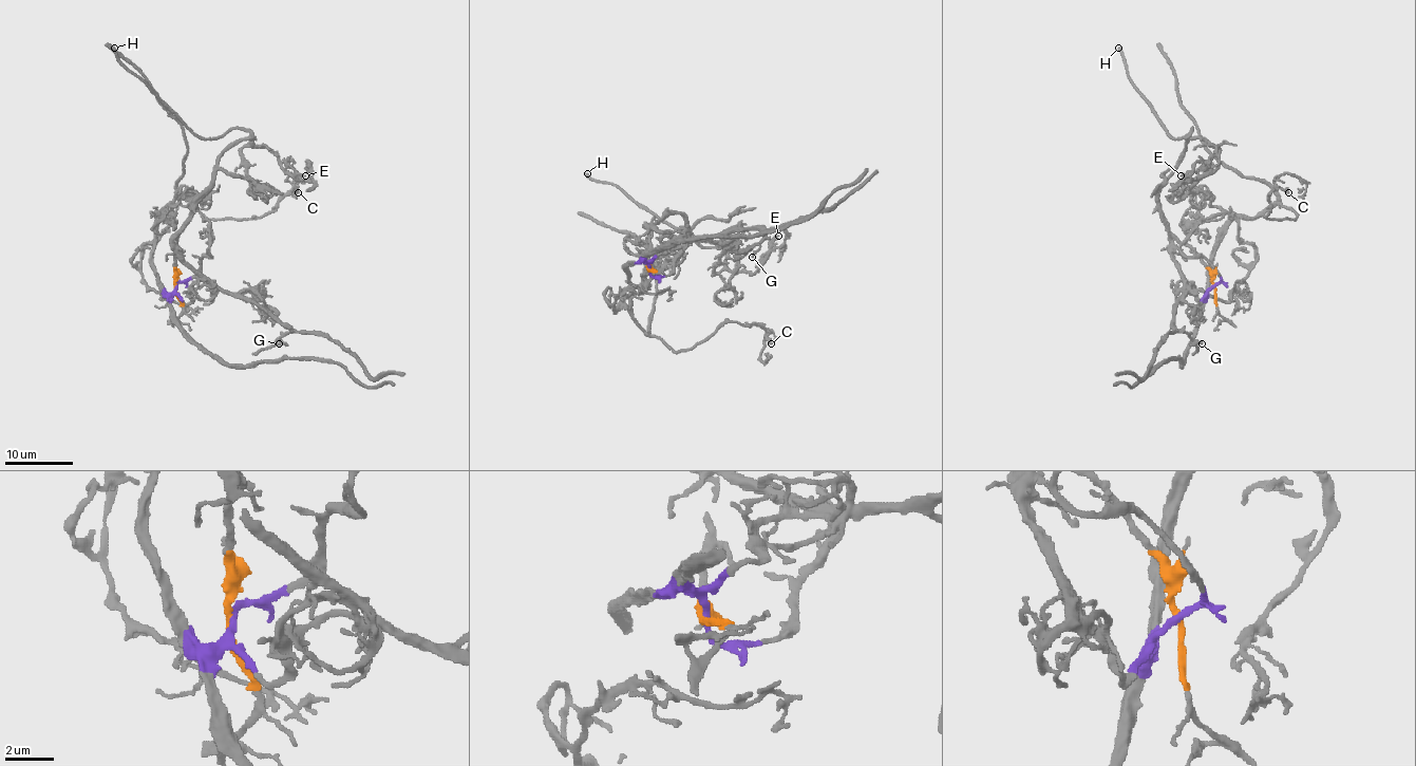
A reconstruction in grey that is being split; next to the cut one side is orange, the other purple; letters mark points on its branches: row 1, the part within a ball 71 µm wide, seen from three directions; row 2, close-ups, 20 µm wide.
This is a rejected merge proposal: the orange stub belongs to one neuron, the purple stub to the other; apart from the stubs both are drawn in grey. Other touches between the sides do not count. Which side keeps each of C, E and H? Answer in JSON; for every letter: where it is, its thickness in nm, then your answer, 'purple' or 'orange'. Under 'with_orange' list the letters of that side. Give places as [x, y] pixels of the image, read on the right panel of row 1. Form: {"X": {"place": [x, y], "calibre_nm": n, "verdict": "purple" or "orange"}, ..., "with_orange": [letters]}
{"C": {"place": [1288, 192], "calibre_nm": 200, "verdict": "purple"}, "E": {"place": [1181, 175], "calibre_nm": 110, "verdict": "orange"}, "H": {"place": [1118, 48], "calibre_nm": 280, "verdict": "orange"}, "with_orange": ["E", "H"]}

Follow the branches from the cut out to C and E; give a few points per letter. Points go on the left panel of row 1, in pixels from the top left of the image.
C: (176, 286), (168, 293), (153, 264), (157, 217), (171, 205), (207, 217), (263, 217), (296, 186), (299, 193)
E: (176, 286), (176, 234), (226, 150), (252, 138), (258, 147), (268, 149), (285, 171), (296, 178), (305, 175)

